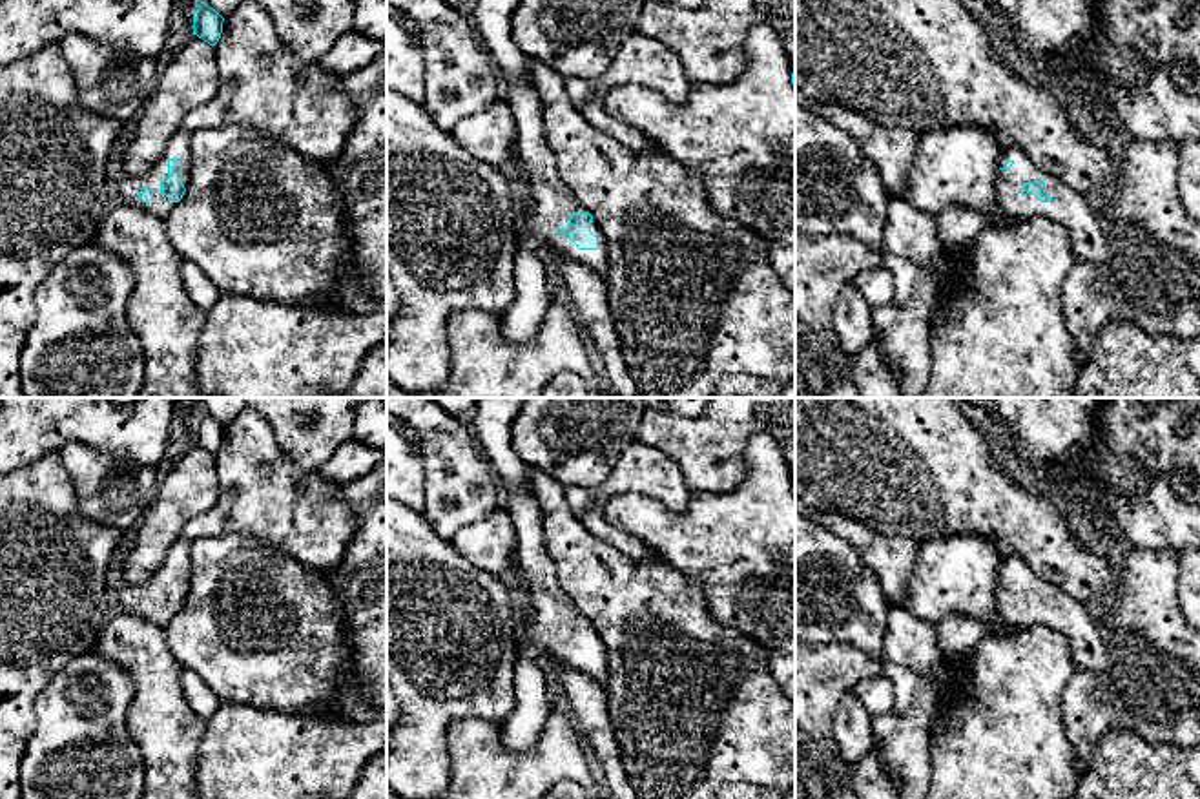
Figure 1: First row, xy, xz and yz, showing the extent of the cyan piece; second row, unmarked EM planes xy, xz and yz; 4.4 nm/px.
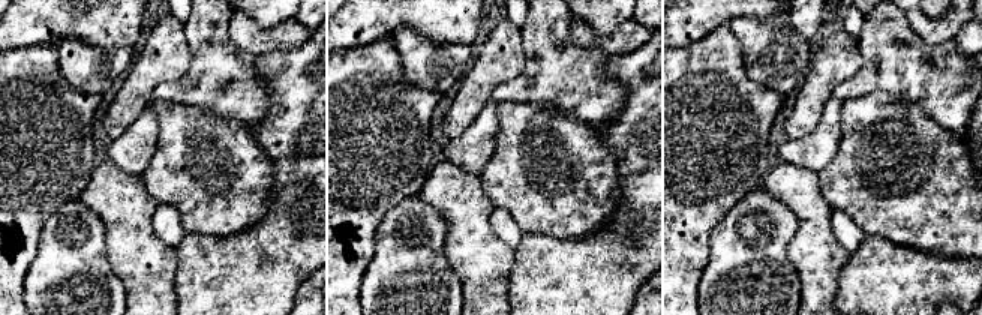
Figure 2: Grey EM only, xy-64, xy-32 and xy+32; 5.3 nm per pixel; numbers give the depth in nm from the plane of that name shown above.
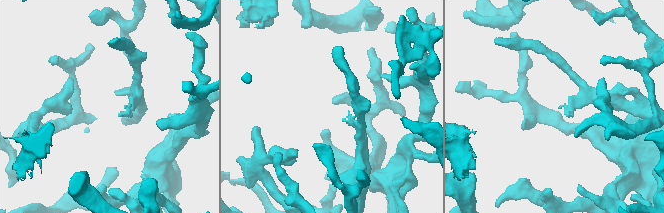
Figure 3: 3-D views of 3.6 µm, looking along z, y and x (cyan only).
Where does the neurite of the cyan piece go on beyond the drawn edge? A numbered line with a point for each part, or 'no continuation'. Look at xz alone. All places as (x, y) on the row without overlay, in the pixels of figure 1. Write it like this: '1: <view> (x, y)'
1: xz (553, 612)

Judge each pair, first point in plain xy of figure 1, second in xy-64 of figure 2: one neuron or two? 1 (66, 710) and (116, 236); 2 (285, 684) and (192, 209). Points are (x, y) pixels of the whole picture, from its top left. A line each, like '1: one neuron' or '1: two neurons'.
1: two neurons
2: one neuron

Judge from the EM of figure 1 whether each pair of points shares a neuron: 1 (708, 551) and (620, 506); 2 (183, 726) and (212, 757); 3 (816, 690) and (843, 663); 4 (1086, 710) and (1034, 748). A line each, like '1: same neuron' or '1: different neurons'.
1: same neuron
2: different neurons
3: same neuron
4: different neurons

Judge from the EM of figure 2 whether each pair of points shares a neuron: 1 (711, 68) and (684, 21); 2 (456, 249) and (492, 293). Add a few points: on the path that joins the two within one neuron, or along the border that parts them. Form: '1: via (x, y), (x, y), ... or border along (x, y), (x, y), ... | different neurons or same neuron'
1: border along (727, 27), (718, 27), (700, 39), (678, 48) | different neurons
2: via (467, 260), (485, 278), (485, 282) | same neuron

